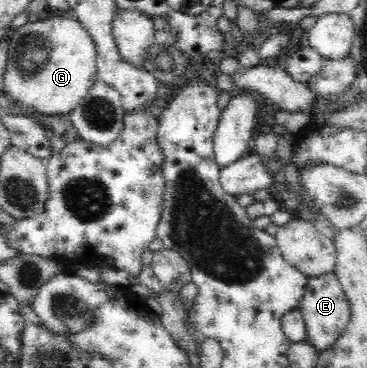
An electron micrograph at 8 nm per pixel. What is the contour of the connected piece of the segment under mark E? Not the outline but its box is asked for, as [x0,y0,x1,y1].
[298,272,350,352]

